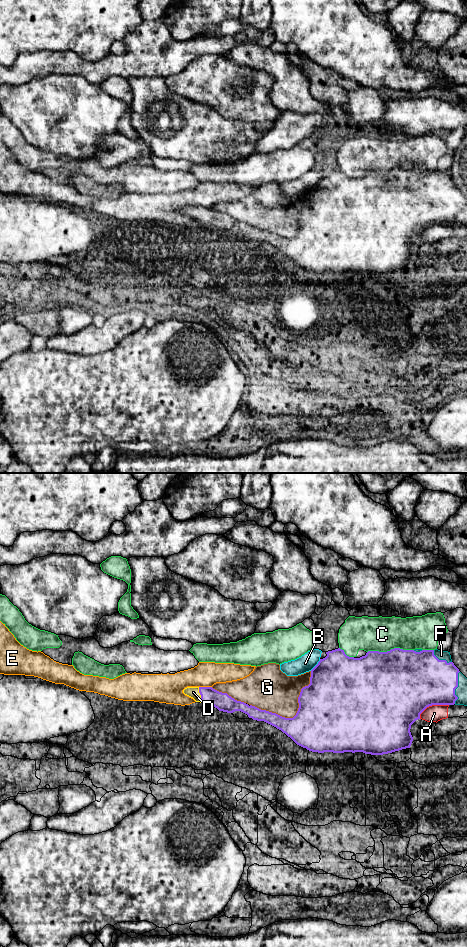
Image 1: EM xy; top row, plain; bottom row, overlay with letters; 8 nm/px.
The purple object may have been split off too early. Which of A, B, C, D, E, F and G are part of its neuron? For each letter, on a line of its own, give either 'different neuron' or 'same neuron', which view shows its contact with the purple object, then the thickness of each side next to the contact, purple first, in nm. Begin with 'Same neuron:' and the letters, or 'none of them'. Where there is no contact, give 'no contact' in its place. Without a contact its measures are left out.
Same neuron: D, F
A: different neuron; contact in xy; calibres 480 and 140 nm
B: different neuron; contact in xy; calibres 480 and 140 nm
C: different neuron; contact in xy; calibres 480 and 280 nm
D: same neuron; contact in xy; calibres 140 and 90 nm
E: different neuron; contact in xy; calibres 140 and 200 nm
F: same neuron; contact in xy; calibres 460 and 80 nm
G: different neuron; contact in xy; calibres 500 and 320 nm

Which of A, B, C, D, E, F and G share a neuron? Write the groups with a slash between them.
A / B / C / D F / E / G

